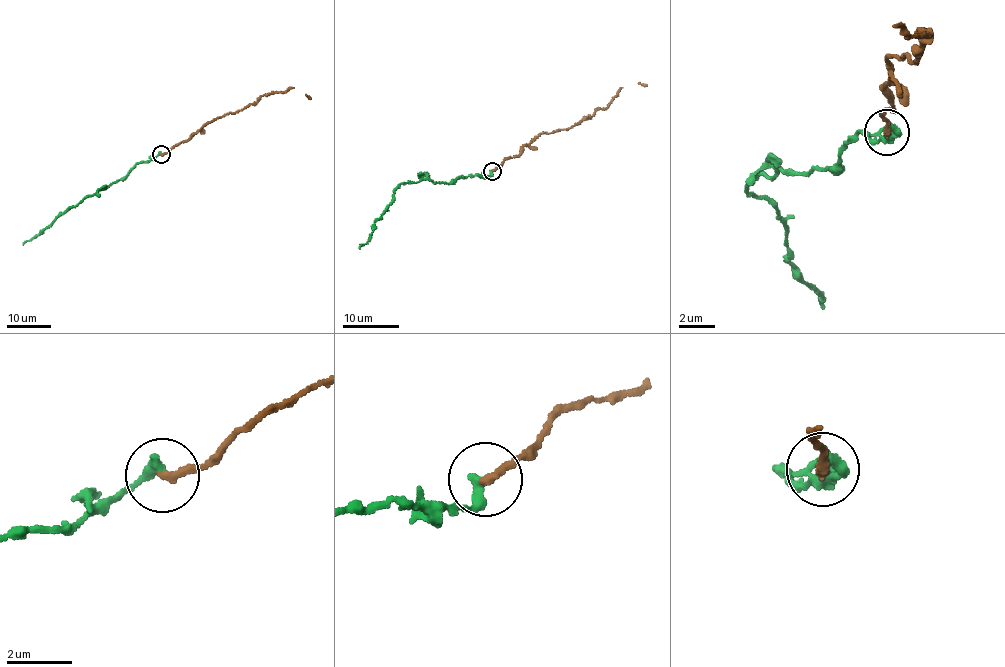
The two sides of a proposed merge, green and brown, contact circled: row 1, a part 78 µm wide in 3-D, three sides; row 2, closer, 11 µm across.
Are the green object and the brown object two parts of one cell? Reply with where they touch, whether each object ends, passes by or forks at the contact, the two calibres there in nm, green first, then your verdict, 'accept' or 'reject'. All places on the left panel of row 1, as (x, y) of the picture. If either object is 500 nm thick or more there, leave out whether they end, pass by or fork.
(161, 154) | green ends | brown ends | 320/260 nm | reject

